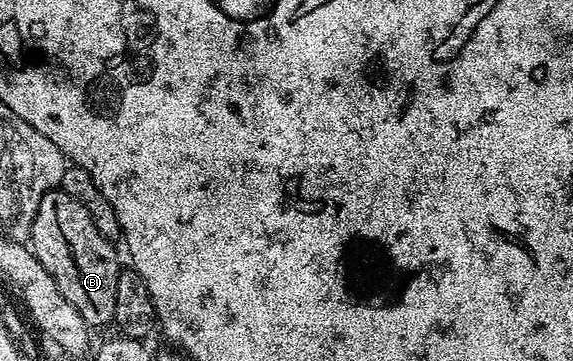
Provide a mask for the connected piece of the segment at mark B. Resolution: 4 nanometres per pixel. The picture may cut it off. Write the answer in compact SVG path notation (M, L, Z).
M55 189L40 201L40 209L36 209L36 217L32 221L28 240L30 250L34 252L40 265L44 265L44 269L48 269L48 273L58 275L58 269L54 269L54 245L58 249L66 247L64 241L54 239L54 237L58 237L58 231L60 231L54 211L70 211L70 271L66 271L66 279L68 279L66 285L70 289L68 301L72 301L72 305L76 307L77 312L80 313L89 328L97 329L97 327L104 326L105 323L113 324L116 313L116 281L120 270L119 248L104 237L100 237L96 225L92 225L92 217L88 217L88 209L84 209L84 205L80 205L80 201L68 197L68 193L64 193L60 189Z

